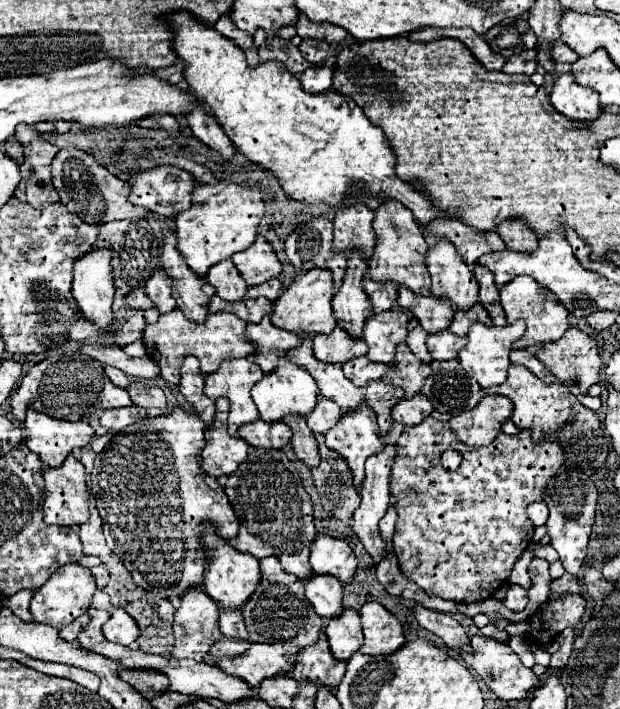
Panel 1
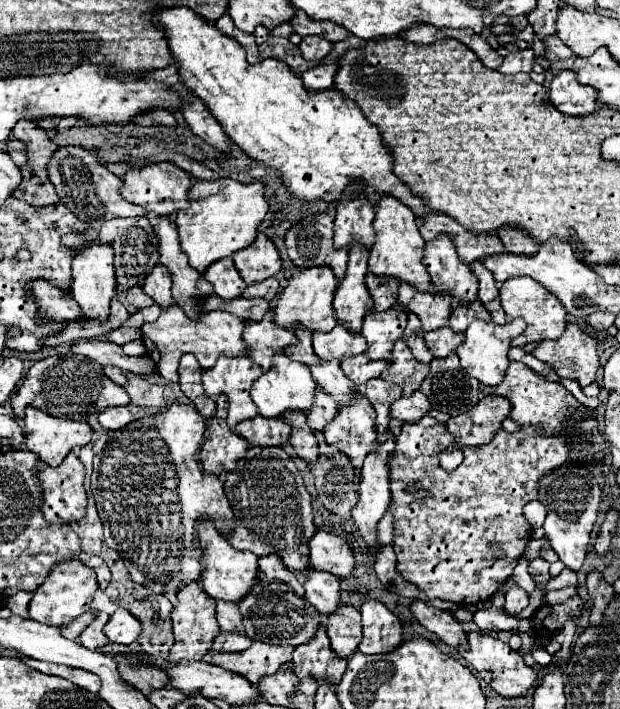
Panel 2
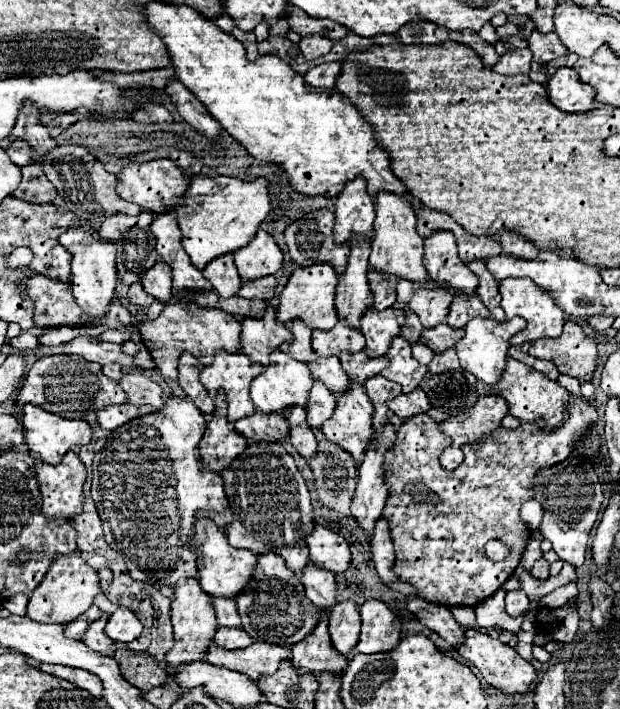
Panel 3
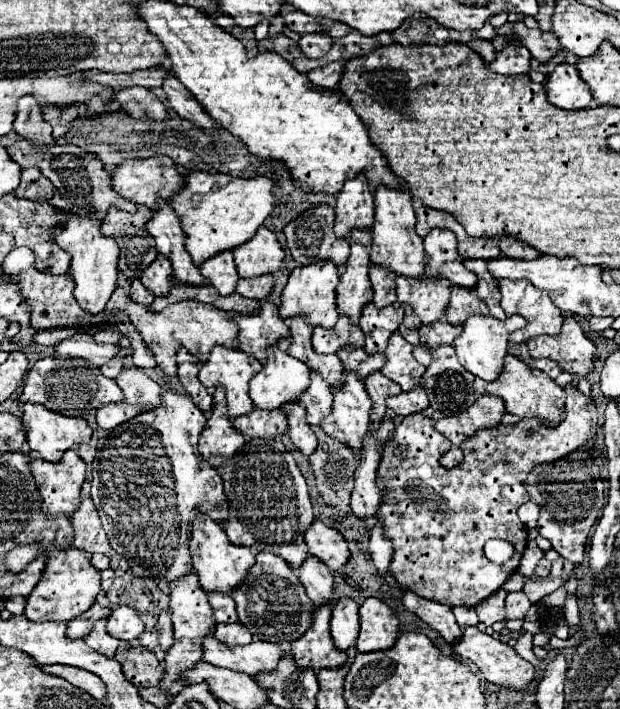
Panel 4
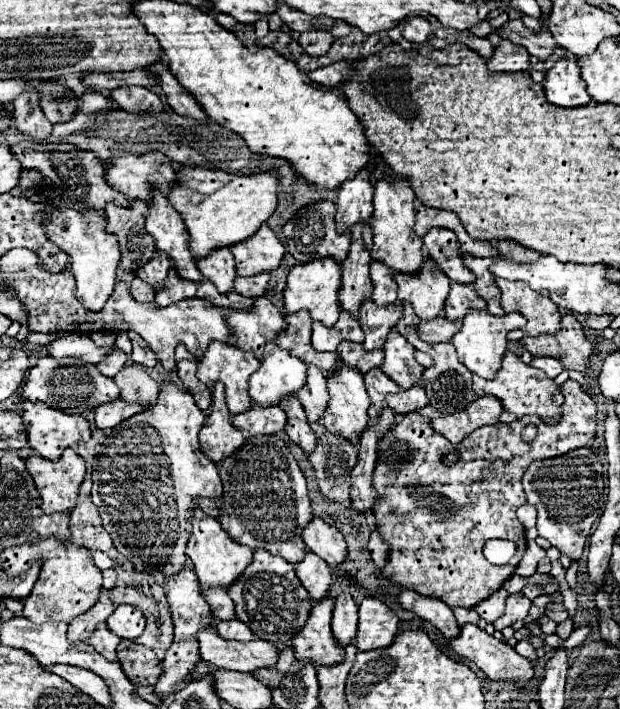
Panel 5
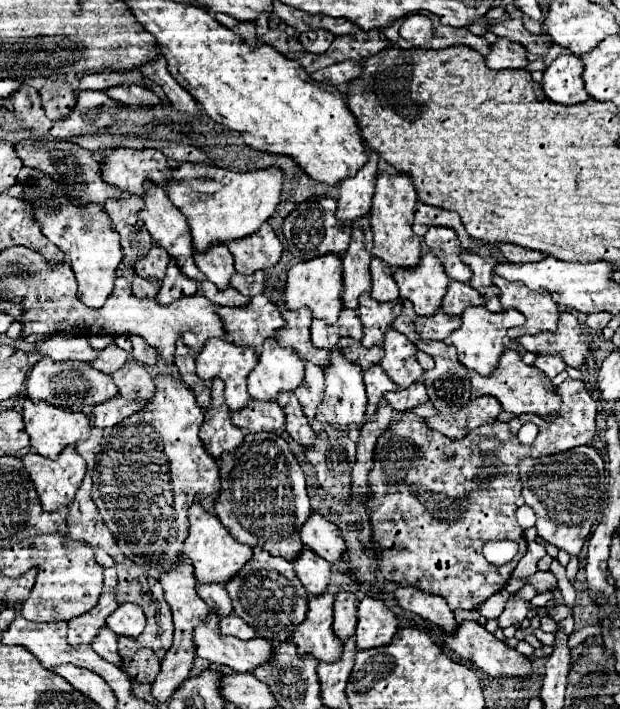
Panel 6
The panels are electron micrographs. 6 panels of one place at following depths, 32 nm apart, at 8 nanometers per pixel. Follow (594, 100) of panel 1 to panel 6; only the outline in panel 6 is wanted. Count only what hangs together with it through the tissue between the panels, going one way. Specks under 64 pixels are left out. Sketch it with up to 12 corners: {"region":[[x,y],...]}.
{"region":[[572,52],[546,70],[542,88],[552,102],[588,100],[584,64]]}

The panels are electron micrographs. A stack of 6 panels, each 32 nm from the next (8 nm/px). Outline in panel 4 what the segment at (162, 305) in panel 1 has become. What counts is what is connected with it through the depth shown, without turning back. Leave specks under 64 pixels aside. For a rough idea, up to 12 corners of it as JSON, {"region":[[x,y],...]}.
{"region":[[166,256],[144,268],[140,280],[156,294],[168,294],[172,266]]}

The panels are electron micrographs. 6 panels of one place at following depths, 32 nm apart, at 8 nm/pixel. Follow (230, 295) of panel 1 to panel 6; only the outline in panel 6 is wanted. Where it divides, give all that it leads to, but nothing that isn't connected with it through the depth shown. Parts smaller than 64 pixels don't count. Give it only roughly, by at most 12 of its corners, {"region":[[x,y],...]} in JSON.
{"region":[[226,244],[194,250],[194,262],[218,288],[230,284],[234,260]]}

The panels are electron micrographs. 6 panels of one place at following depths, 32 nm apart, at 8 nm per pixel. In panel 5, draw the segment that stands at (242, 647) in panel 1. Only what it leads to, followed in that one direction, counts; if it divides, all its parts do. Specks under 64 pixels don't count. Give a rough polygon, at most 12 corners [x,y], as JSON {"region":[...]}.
{"region":[[238,618],[218,620],[216,630],[224,638],[248,642],[252,630]]}

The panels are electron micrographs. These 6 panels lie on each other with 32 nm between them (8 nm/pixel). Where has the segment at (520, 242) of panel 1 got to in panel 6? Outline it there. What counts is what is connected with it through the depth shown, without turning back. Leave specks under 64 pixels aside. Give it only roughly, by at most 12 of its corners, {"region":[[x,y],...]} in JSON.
{"region":[[498,244],[508,262],[524,264],[542,260],[544,252],[516,244]]}

